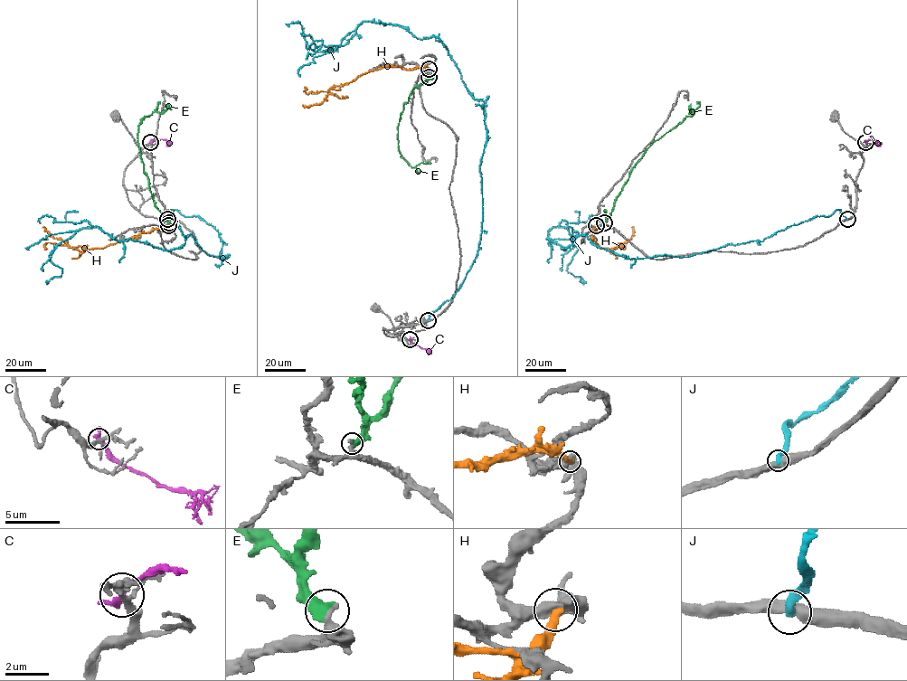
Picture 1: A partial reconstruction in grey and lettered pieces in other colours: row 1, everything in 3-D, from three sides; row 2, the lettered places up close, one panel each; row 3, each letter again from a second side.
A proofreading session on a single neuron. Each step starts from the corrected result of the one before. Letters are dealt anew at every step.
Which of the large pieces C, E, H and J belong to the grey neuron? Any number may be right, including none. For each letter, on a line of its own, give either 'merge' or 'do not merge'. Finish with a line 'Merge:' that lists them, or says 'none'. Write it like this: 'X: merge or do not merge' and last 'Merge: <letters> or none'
C: do not merge
E: do not merge
H: do not merge
J: do not merge
Merge: none

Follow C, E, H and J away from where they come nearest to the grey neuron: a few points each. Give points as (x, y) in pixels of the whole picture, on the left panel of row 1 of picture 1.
C: (149, 142), (163, 139), (171, 142)
E: (169, 222), (155, 205), (137, 143), (141, 121), (154, 112), (164, 111), (167, 107), (171, 109)
H: (168, 225), (165, 229), (142, 232), (104, 248), (81, 252), (51, 237), (42, 227)
J: (167, 219), (197, 216), (226, 255), (191, 235), (164, 250), (79, 229), (53, 249), (62, 273), (46, 283)

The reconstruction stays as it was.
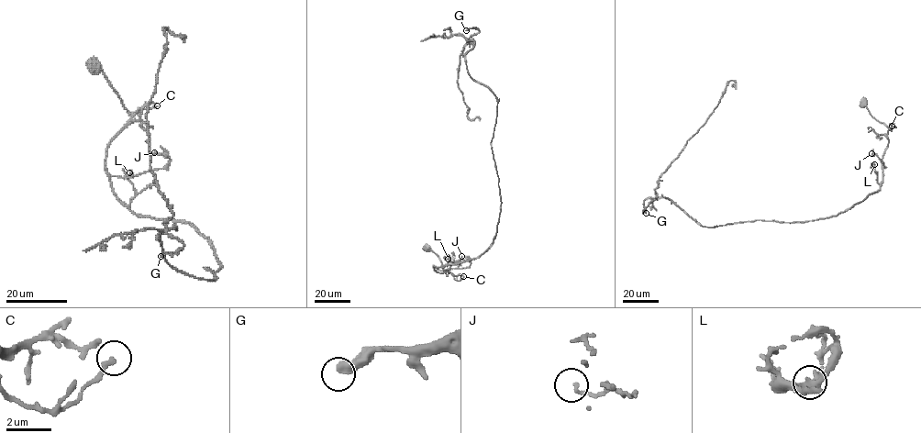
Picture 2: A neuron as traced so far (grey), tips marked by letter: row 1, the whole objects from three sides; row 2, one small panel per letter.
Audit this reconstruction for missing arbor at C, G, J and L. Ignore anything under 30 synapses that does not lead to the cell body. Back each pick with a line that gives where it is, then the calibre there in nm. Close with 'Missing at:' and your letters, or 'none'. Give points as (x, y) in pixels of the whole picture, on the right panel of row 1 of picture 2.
Missing at: none

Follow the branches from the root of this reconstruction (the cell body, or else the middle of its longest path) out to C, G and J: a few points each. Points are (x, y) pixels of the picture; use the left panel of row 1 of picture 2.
C: (94, 66), (92, 61), (102, 72), (128, 113), (157, 105)
G: (94, 66), (132, 113), (114, 194), (221, 266), (175, 270), (174, 227), (160, 256)
J: (94, 66), (92, 61), (132, 113), (108, 146), (106, 171), (128, 178), (164, 168), (169, 159), (154, 152)

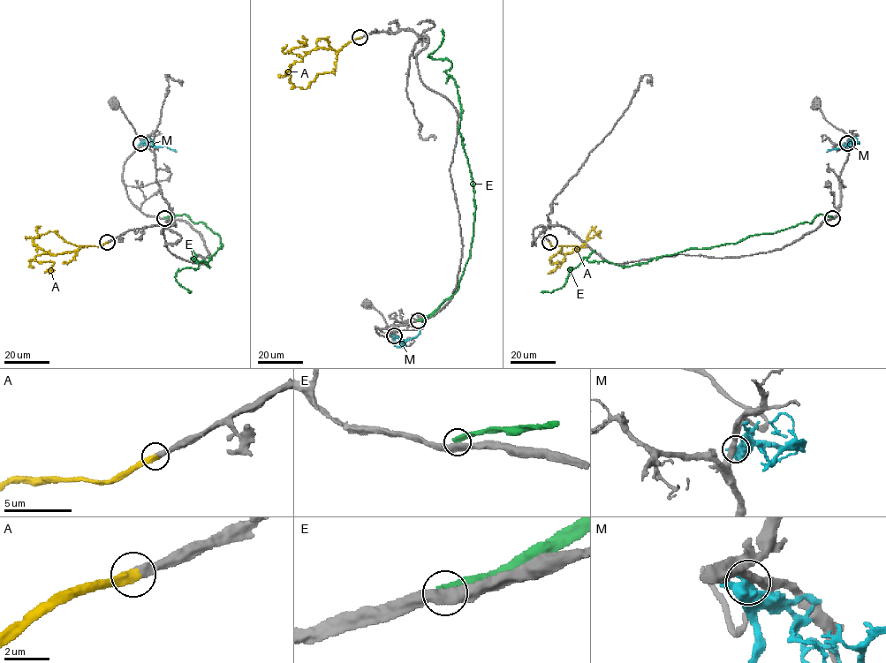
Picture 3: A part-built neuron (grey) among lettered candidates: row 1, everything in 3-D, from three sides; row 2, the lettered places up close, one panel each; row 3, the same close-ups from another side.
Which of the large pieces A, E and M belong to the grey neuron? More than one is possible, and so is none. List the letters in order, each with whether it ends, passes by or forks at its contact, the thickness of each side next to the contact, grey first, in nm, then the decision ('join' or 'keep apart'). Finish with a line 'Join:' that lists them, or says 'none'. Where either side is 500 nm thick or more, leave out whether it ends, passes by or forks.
A: it ends; calibres 400 and 480 nm; join
E: it ends; calibres 440 and 400 nm; keep apart
M: calibres 360 and 500 nm; keep apart
Join: A

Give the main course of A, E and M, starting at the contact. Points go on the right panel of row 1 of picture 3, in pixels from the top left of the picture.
A: (549, 242), (553, 246), (563, 246), (561, 253), (567, 253), (564, 259), (557, 262), (555, 270), (547, 274)
E: (832, 217), (817, 214), (810, 222), (627, 266), (584, 258), (571, 267), (561, 288), (541, 291)
M: (848, 143), (859, 144), (826, 152)

